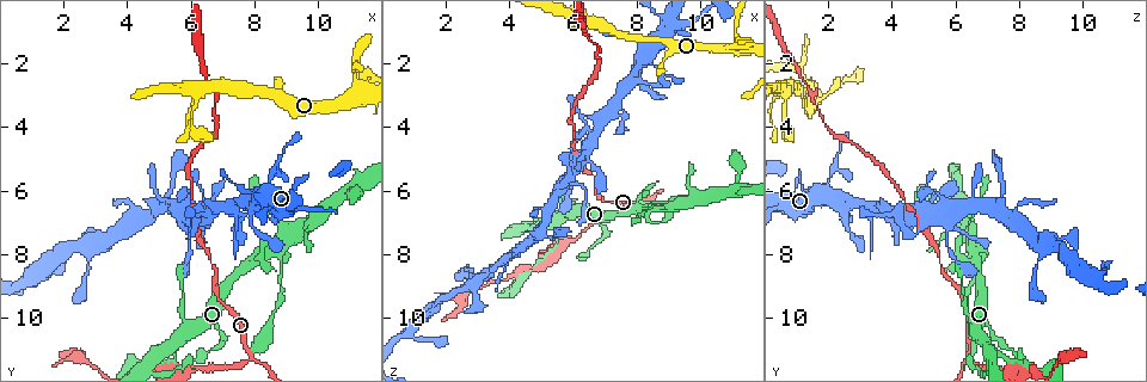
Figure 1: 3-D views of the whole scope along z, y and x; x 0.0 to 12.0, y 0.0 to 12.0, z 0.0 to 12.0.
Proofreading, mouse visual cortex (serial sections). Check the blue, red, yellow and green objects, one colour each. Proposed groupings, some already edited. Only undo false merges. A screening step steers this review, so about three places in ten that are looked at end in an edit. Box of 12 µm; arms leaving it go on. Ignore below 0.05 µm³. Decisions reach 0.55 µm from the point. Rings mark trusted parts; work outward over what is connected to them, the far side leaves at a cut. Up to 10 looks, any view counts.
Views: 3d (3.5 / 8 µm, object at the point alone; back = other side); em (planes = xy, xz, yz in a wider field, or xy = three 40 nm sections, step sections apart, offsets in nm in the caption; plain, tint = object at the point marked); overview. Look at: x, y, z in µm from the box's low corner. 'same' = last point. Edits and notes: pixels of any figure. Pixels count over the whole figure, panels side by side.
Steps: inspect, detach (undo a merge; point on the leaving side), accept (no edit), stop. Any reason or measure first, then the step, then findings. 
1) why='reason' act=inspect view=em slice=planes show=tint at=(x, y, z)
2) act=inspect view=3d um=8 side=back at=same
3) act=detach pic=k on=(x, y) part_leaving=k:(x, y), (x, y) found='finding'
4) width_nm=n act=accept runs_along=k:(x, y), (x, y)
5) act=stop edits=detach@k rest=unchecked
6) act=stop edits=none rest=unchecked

why='branch point' act=inspect view=3d um=3.5 side=back at=(11.1, 2.2, 1.1)

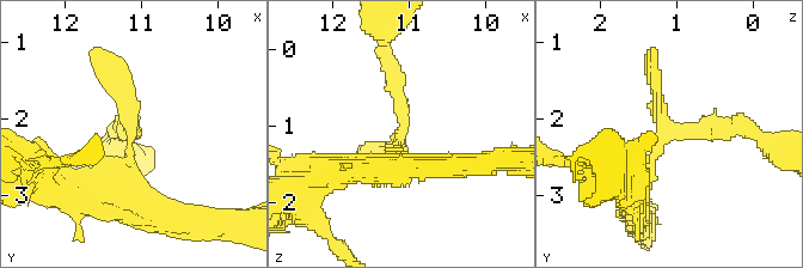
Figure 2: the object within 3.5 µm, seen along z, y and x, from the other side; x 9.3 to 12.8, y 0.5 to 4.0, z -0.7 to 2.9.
why='now the EM' act=inspect view=em slice=xy step=3 show=tint at=(11.15, 2.20, 1.10)

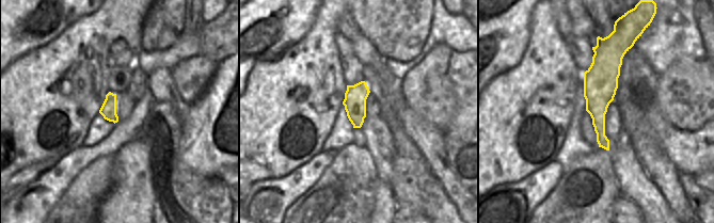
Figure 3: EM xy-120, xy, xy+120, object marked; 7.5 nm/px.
act=accept found='continuous, no second cell'

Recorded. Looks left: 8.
why='sudden change in width' act=inspect view=3d um=3.5 at=(6.7, 8.3, 5.6)

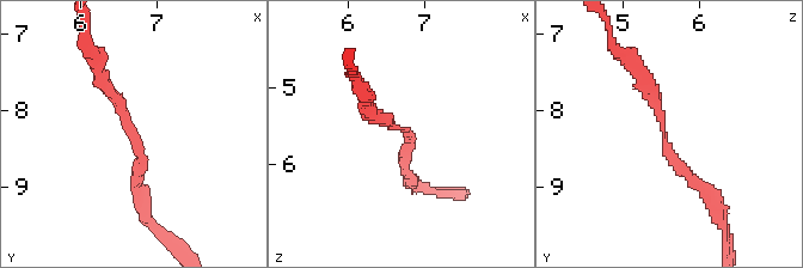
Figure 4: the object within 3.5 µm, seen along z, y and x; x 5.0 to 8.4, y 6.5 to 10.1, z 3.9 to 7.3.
arm_widths_nm=150,200 act=inspect view=em slice=xy step=3 show=tint at=(6.75, 8.30, 5.60)

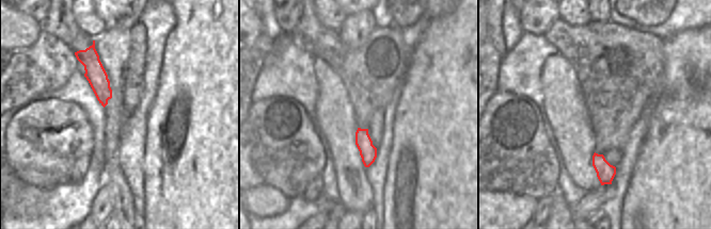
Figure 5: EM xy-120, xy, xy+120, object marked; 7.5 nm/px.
act=accept runs_along=5:(91, 49), (104, 102) found='continuous, no second cell'

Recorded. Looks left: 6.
why='three arms meet' act=inspect view=3d um=8 at=(7.9, 11.3, 6.4)

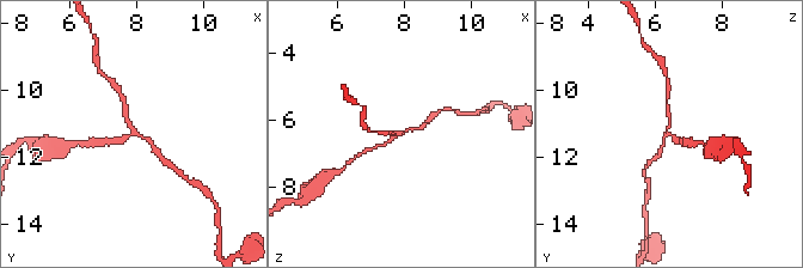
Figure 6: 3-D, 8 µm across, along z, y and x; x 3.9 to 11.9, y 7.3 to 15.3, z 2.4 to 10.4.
why='zoom in' act=inspect view=3d um=3.5 at=(7.9, 11.1, 6.3)

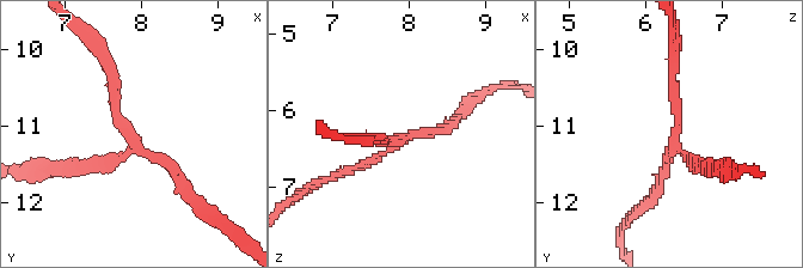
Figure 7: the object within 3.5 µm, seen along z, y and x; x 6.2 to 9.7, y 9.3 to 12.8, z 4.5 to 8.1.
arms=3 arm_widths_nm=150,150,150 why='shape alone is not enough' act=inspect view=em slice=xy step=3 show=tint at=(7.90, 11.25, 6.35)

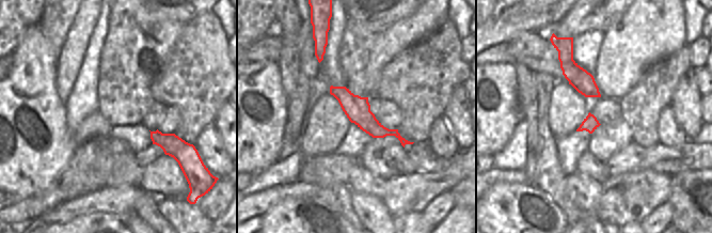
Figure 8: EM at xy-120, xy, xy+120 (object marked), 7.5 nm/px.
act=detach pic=7 on=(93, 160) part_leaving=7:(129, 150), (111, 164), (34, 171) found='two cells meet here'

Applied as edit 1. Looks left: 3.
act=inspect view=overview

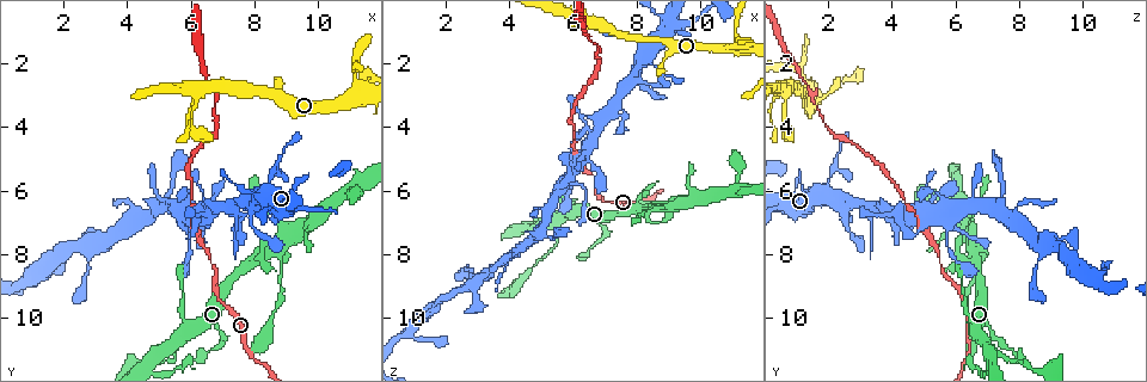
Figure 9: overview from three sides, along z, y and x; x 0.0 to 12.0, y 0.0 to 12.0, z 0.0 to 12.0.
why='thin arm on a thick one' act=inspect view=3d um=3.5 at=(5.5, 10.8, 7.0)

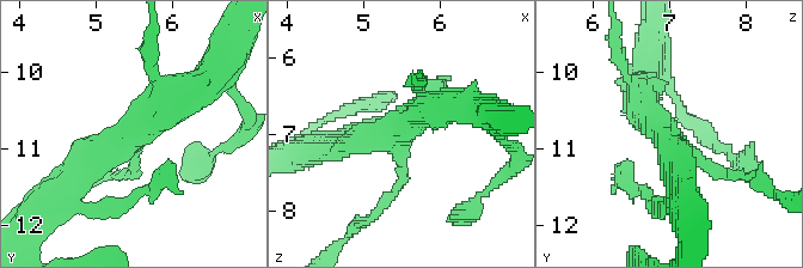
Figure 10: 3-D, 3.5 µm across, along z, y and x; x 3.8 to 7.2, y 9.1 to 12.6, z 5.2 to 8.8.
arms=3 arm_widths_nm=150,350,400 act=inspect view=em slice=xy step=1 show=tint at=(5.45, 10.85, 6.95)

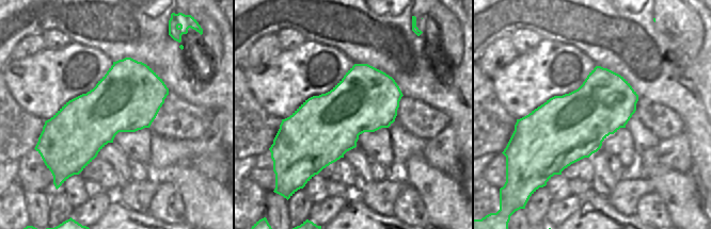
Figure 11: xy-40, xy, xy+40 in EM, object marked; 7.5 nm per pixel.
act=accept found='all the same cell'

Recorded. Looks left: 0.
act=stop edits=detach@7 rest=unchecked

